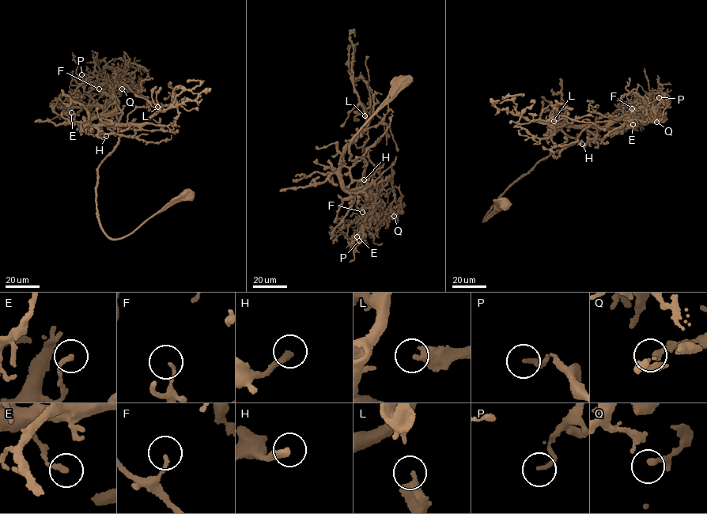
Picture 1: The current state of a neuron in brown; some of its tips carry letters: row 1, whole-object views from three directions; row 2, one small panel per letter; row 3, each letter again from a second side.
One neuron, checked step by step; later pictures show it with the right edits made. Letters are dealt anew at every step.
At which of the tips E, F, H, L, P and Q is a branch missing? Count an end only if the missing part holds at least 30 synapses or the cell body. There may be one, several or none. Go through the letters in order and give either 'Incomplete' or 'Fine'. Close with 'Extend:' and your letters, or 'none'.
E: Fine
F: Fine
H: Fine
L: Fine
P: Fine
Q: Fine
Extend: none

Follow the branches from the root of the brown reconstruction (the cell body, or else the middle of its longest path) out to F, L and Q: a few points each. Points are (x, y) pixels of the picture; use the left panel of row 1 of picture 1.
F: (187, 196), (169, 202), (127, 235), (107, 236), (96, 208), (97, 171), (117, 145), (122, 113), (99, 88)
L: (187, 196), (118, 239), (98, 217), (98, 168), (122, 113), (89, 119), (125, 125), (157, 107)
Q: (187, 196), (127, 235), (104, 232), (97, 171), (119, 140), (115, 82), (133, 81), (122, 88)

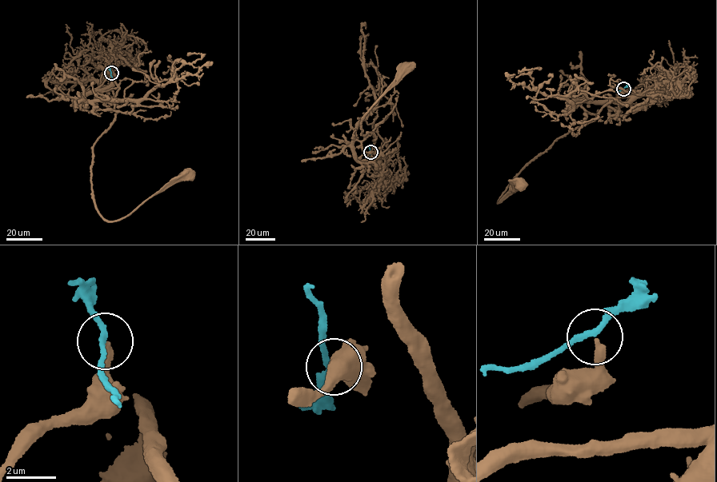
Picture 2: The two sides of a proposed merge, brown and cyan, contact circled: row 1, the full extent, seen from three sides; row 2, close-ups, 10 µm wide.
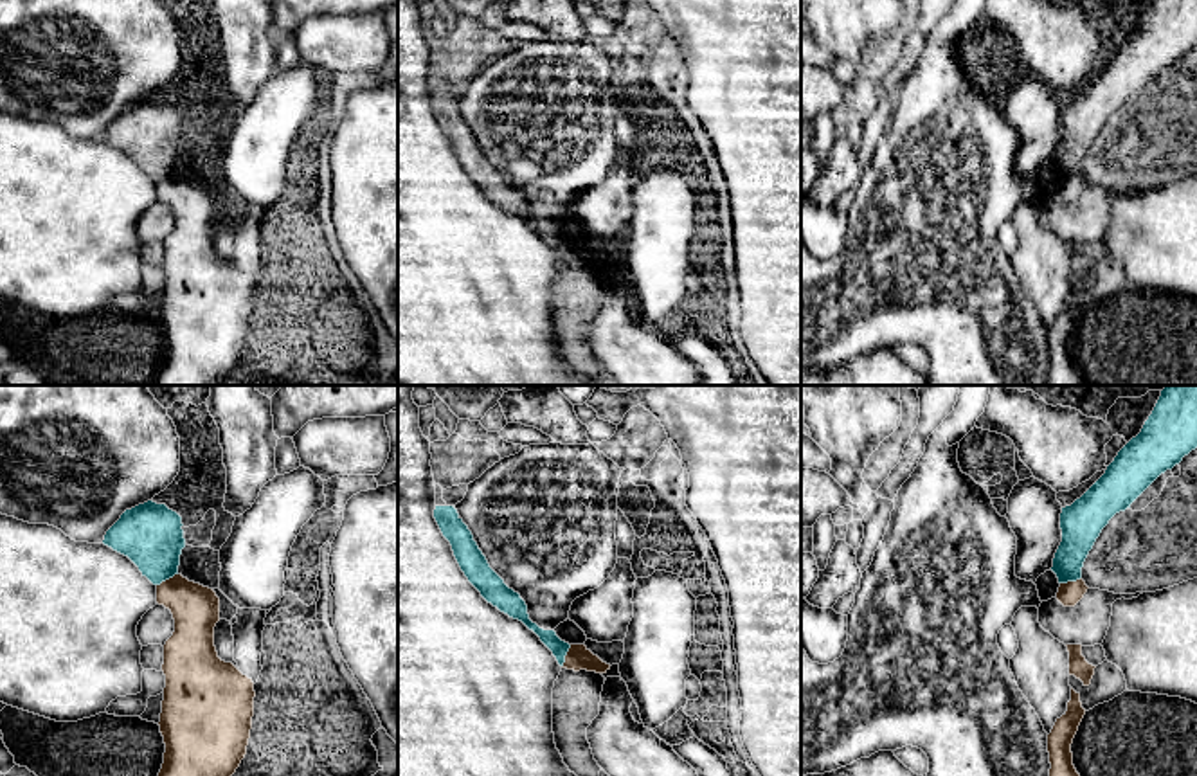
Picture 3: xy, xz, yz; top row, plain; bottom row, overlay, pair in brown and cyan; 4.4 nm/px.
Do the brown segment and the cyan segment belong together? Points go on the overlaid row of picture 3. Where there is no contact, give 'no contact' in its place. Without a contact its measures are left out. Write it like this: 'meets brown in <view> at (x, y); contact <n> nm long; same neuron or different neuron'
meets brown in xz at (566, 656); contact 110 nm long; different neuron

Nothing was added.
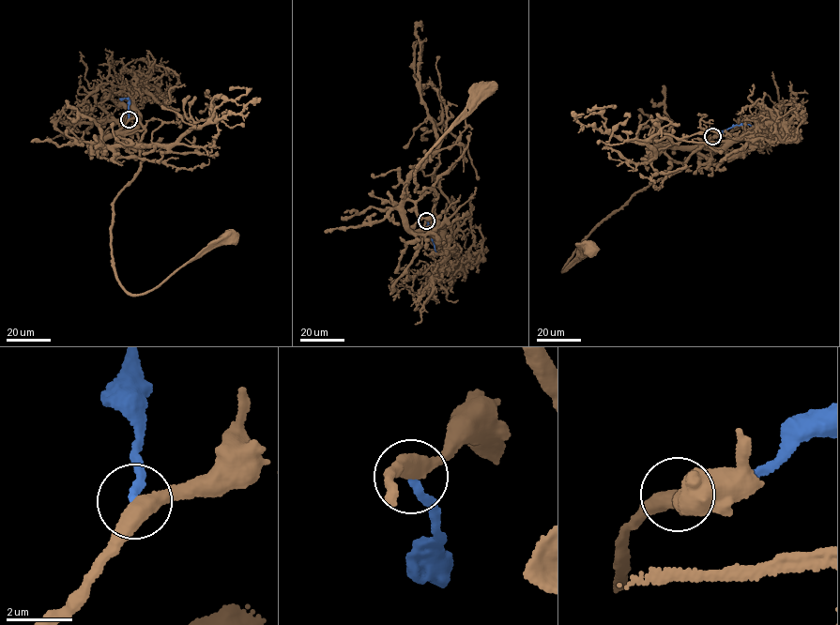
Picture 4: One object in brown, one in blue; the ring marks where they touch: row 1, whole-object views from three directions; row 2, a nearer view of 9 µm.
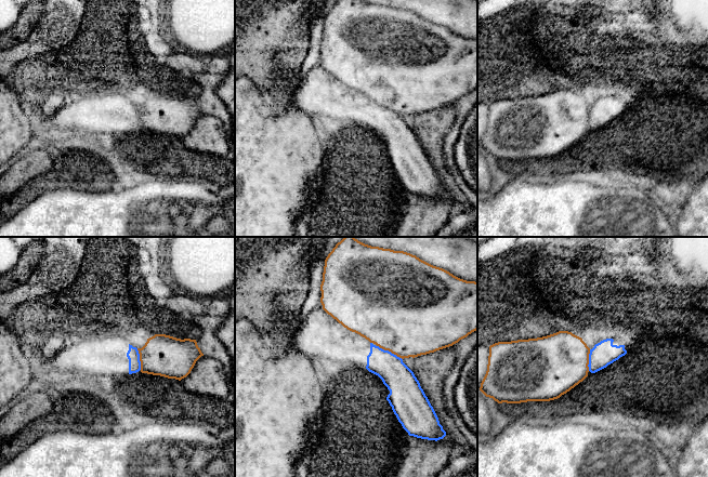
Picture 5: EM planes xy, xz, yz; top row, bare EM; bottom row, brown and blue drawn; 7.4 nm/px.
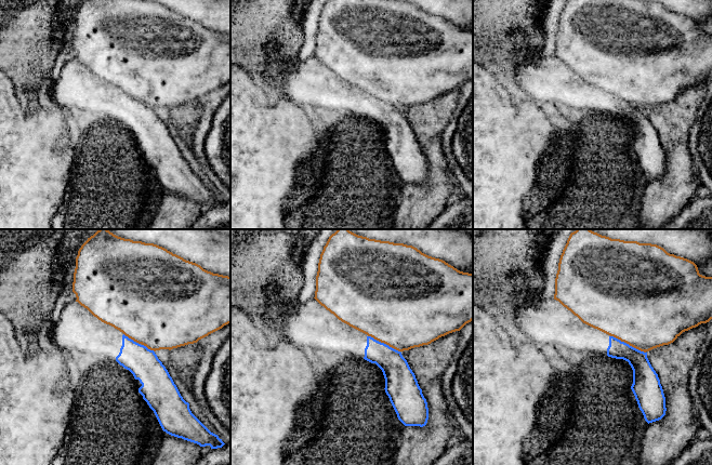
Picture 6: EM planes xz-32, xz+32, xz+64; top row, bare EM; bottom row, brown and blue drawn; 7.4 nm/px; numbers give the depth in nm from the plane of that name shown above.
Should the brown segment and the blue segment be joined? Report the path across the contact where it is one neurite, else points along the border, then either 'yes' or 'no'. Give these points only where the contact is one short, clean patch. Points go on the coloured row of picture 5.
along xz (377, 345), (390, 350), (402, 359) | no

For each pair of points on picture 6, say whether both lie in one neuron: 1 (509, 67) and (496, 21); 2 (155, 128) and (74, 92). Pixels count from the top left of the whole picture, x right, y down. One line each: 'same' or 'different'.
1: different
2: same

